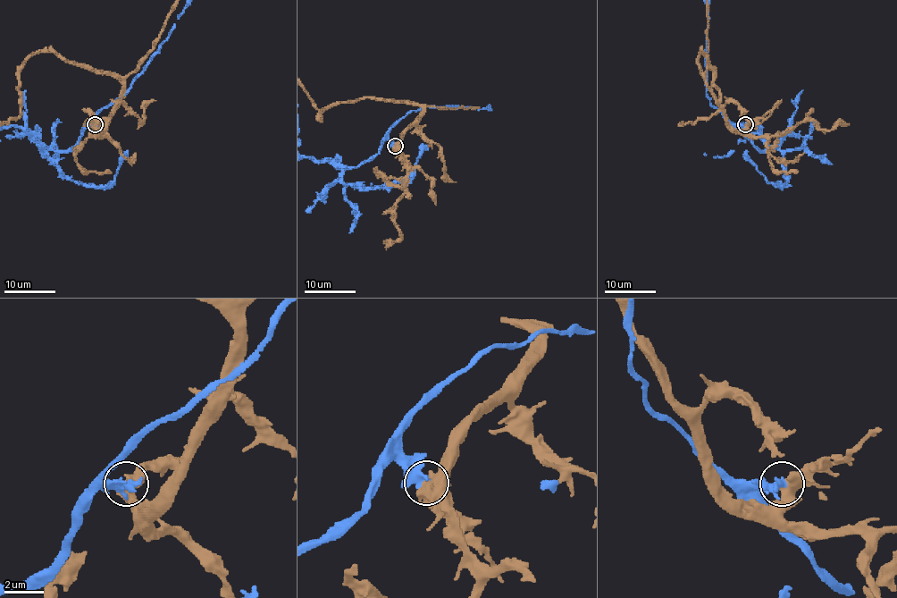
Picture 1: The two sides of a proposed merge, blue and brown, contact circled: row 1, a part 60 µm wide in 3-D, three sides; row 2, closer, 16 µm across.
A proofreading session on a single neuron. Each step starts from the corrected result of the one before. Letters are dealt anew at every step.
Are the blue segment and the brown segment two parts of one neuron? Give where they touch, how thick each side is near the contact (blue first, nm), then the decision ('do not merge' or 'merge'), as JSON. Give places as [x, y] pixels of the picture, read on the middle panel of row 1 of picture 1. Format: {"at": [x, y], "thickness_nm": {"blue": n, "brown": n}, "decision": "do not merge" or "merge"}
{"at": [395, 146], "thickness_nm": {"blue": 400, "brown": 440}, "decision": "do not merge"}

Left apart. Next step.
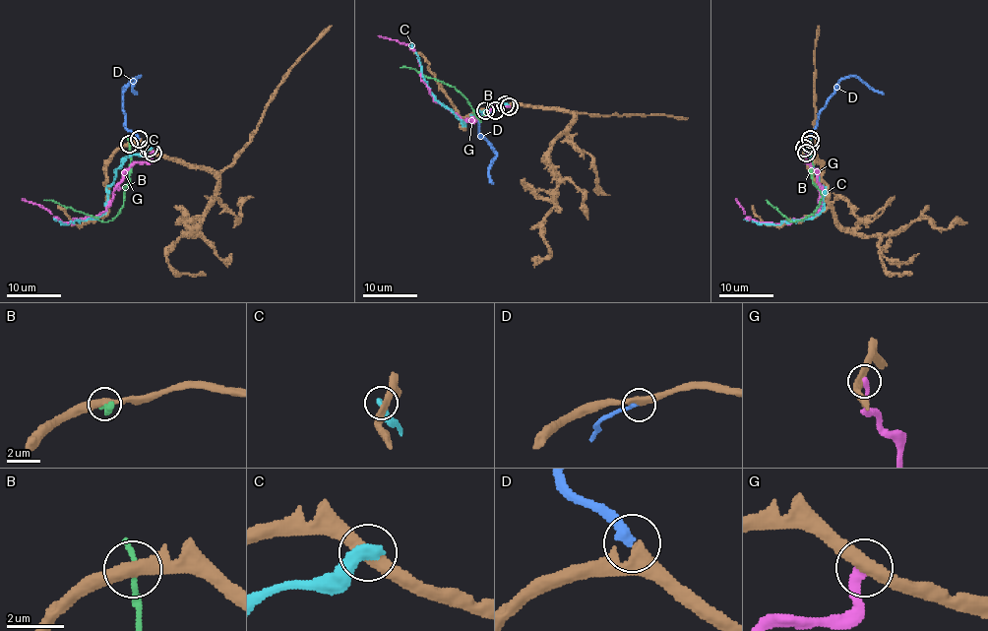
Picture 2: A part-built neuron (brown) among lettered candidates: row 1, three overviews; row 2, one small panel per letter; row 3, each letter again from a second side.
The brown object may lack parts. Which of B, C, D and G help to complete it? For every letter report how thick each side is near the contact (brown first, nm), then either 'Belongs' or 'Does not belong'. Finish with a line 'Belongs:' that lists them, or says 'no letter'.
B: Thickness 420 nm (brown) against 240 nm. Does not belong
C: Thickness 400 nm (brown) against 460 nm. Does not belong
D: Thickness 340 nm (brown) against 320 nm. Belongs
G: Thickness 400 nm (brown) against 360 nm. Does not belong
Belongs: D

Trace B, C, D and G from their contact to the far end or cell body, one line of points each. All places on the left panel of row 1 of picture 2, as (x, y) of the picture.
B: (129, 144), (129, 183), (125, 200), (111, 220), (101, 221), (54, 201), (43, 200)
C: (148, 148), (130, 155), (116, 169), (106, 189), (106, 210), (95, 218), (68, 224), (54, 219)
D: (138, 138), (126, 127), (123, 109), (125, 88), (140, 77), (133, 85), (137, 94)
G: (152, 152), (148, 161), (137, 161), (126, 172), (112, 201), (94, 217), (64, 223), (22, 199)

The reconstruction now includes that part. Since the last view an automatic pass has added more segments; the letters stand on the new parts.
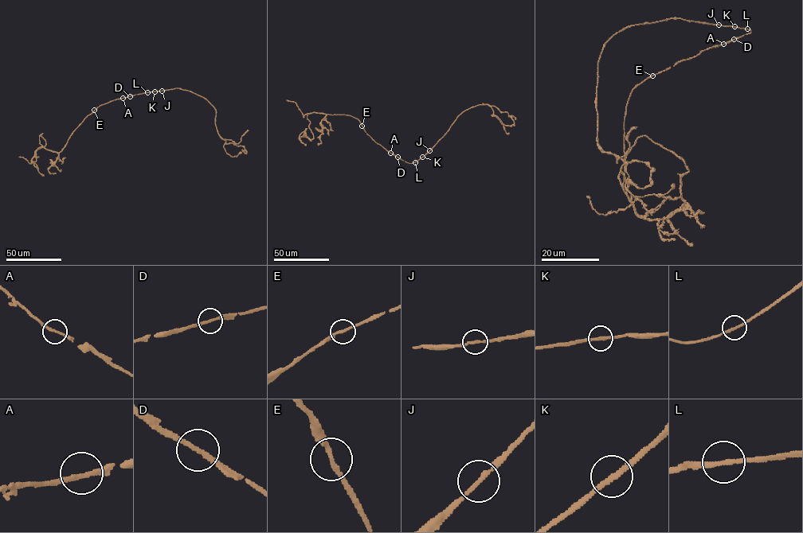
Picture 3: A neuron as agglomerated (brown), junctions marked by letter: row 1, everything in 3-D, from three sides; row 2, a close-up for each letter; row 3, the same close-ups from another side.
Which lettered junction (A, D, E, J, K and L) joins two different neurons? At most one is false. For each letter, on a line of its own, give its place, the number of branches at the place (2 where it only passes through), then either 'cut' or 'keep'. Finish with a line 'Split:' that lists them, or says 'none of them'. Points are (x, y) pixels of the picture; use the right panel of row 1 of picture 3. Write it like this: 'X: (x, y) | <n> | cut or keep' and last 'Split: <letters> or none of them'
A: (723, 44) | 2 | keep
D: (734, 39) | 2 | keep
E: (652, 75) | 2 | keep
J: (718, 25) | 2 | keep
K: (734, 26) | 2 | keep
L: (747, 29) | 2 | keep
Split: none of them

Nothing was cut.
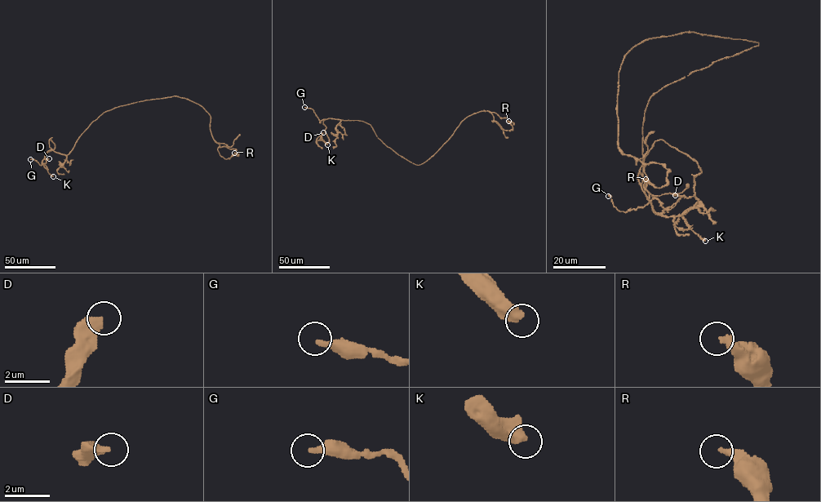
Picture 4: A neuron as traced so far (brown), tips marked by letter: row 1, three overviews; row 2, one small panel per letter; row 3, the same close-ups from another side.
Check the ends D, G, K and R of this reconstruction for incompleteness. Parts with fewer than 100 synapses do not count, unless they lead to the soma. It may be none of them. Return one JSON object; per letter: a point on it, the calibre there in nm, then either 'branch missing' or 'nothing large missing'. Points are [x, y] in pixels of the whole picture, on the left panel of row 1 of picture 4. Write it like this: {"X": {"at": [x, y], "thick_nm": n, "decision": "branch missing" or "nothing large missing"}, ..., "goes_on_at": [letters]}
{"D": {"at": [49, 158], "thick_nm": 360, "decision": "nothing large missing"}, "G": {"at": [30, 159], "thick_nm": 320, "decision": "nothing large missing"}, "K": {"at": [53, 176], "thick_nm": 500, "decision": "nothing large missing"}, "R": {"at": [234, 153], "thick_nm": 280, "decision": "nothing large missing"}, "goes_on_at": []}

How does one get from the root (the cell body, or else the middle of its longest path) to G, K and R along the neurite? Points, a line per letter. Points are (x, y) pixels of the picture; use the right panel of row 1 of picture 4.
G: (733, 55), (650, 97), (641, 185), (637, 176), (649, 202), (623, 211), (608, 196)
K: (733, 55), (659, 90), (642, 125), (641, 185), (659, 139), (702, 171), (681, 215), (705, 241)
R: (733, 55), (759, 44), (685, 32), (646, 38), (625, 55), (618, 148), (668, 170), (660, 187), (645, 179)

